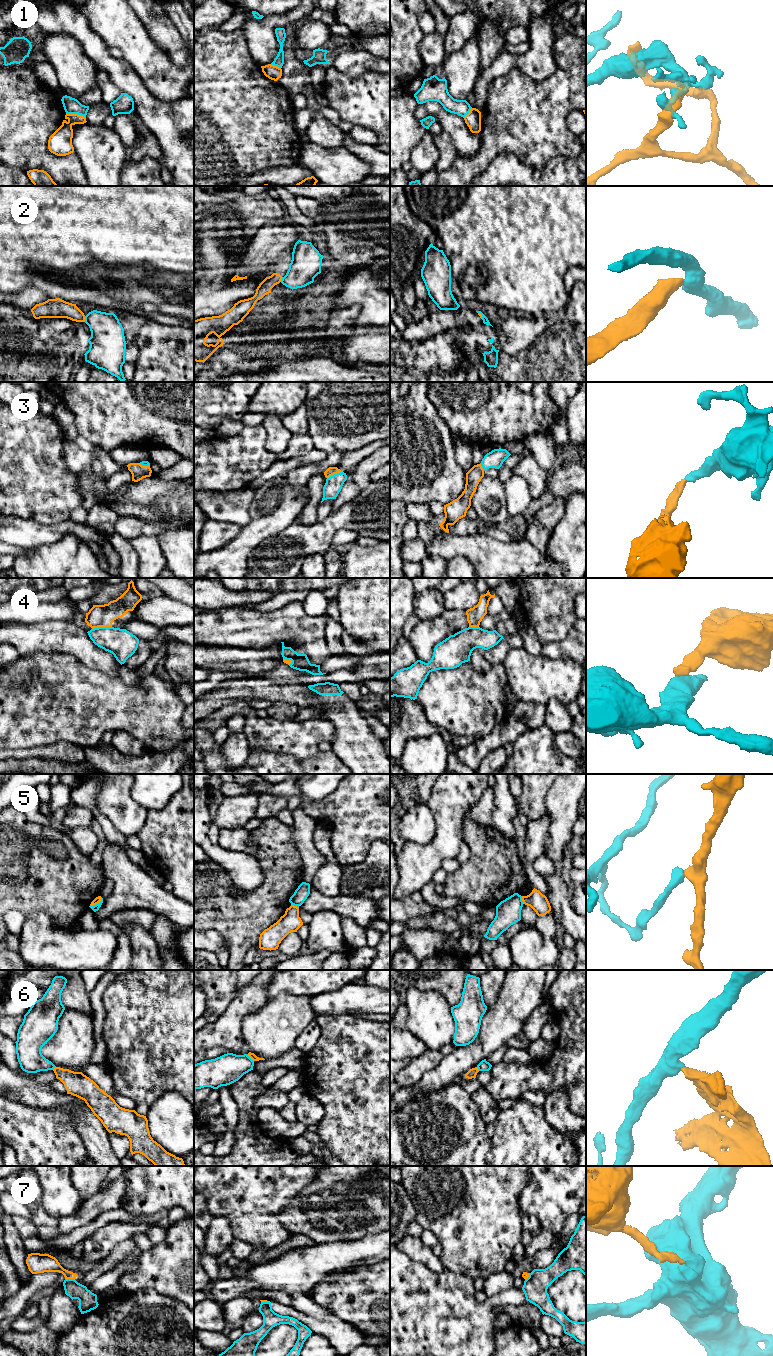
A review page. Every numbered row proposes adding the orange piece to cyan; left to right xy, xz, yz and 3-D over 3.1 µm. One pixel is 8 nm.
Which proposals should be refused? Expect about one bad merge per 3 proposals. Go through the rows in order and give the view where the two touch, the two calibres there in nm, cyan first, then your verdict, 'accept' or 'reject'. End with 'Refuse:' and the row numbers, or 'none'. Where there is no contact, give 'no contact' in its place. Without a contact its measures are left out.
1: xy | 130/180 nm | reject
2: xy | 280/160 nm | reject
3: xz | 140/70 nm | accept
4: xy | 220/180 nm | reject
5: xy | 50/50 nm | reject
6: xz | 240/50 nm | reject
7: xy | 140/140 nm | reject
Refuse: 1, 2, 4, 5, 6, 7

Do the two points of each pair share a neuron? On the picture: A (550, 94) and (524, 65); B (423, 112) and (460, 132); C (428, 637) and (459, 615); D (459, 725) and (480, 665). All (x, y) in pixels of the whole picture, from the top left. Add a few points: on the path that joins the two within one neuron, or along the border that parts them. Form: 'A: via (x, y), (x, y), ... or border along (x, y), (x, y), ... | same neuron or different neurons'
A: border along (518, 69), (538, 82) | different neurons
B: via (432, 112), (438, 112), (451, 123) | same neuron
C: via (436, 630), (447, 620), (451, 620) | same neuron
D: border along (469, 661), (479, 672), (486, 672), (492, 666) | different neurons

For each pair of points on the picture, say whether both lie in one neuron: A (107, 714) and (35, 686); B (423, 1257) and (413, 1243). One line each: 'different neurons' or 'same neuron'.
A: same neuron
B: same neuron

